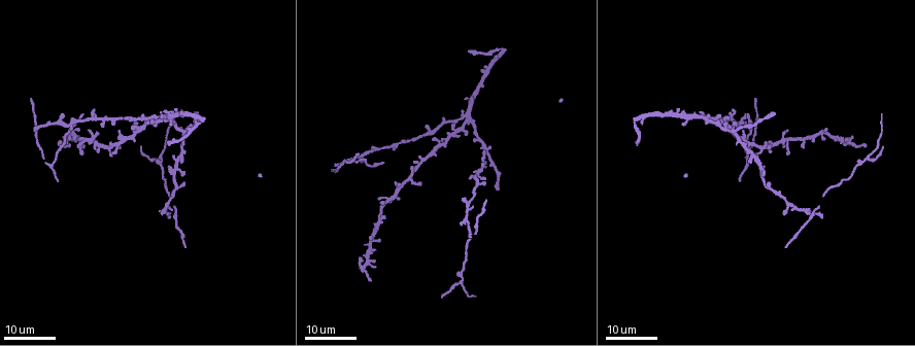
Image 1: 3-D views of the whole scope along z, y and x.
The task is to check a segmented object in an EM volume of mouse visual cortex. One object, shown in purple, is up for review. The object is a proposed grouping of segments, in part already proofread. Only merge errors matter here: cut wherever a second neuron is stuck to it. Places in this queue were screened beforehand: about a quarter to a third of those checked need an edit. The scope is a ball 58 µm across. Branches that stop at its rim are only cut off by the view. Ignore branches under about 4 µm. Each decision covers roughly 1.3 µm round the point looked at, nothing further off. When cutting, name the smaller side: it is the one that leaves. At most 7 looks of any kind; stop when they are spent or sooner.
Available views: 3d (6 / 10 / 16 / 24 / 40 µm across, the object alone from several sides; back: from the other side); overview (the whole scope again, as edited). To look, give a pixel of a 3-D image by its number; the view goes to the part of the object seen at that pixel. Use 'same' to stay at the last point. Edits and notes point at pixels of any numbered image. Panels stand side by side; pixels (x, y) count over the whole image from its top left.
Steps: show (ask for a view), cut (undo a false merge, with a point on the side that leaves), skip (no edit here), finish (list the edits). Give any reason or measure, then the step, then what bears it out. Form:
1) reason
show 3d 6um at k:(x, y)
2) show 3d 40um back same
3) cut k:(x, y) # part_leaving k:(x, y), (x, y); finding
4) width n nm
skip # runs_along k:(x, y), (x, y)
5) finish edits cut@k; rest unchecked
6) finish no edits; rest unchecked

four or more arms meet
show 3d 16um at 1:(183, 134)

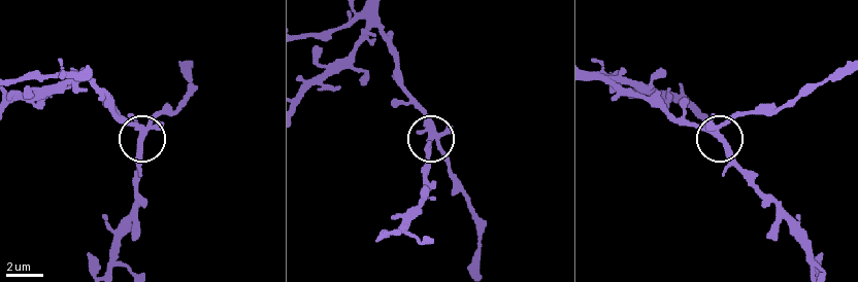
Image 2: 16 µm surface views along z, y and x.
closer look
show 3d 6um at 2:(717, 135)

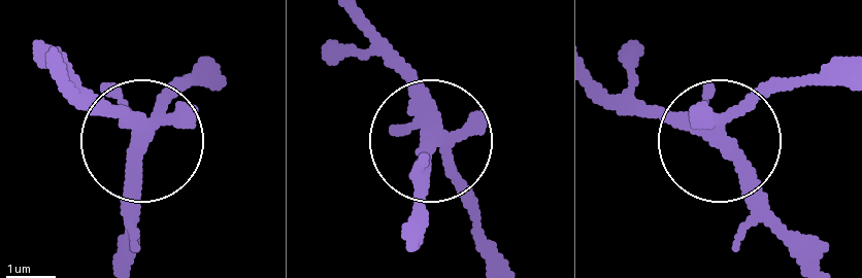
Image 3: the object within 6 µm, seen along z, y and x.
skip # runs_along 3:(595, 87), (714, 132), (821, 66); continuous, no second neuron

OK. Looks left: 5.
side arm on a straight run
show 3d 24um at 1:(176, 212)

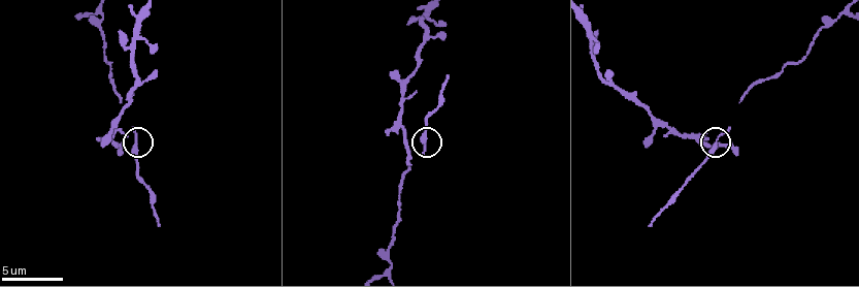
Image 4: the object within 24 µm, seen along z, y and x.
show 3d 10um at 4:(422, 141)

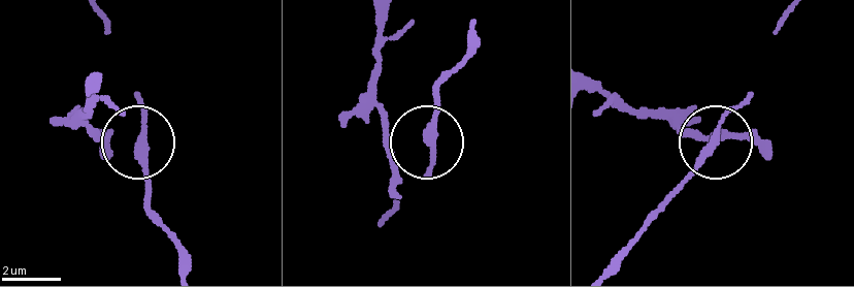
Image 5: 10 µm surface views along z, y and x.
show 3d 6um at 5:(430, 142)

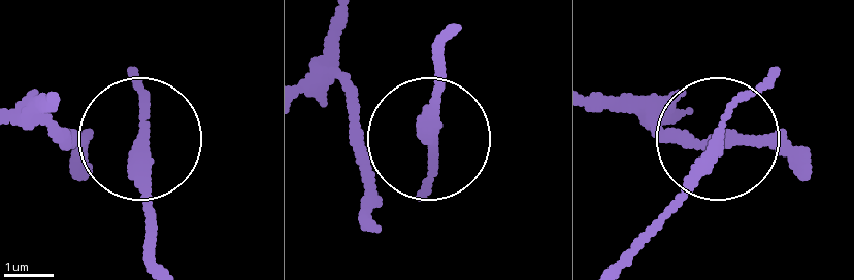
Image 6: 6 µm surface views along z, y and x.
width 210 nm
skip # continuous, no second neuron

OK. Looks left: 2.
side arm on a straight run
show 3d 10um at 4:(400, 97)

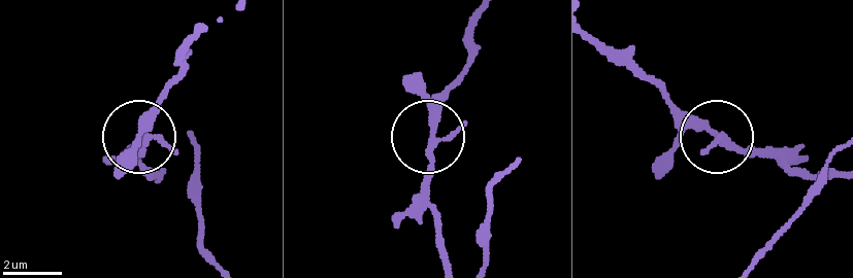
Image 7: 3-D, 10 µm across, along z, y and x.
width 240 nm
skip # runs_along 7:(476, 11), (466, 71), (427, 144), (427, 201); one neuron here

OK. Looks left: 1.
finish no edits; rest unchecked

